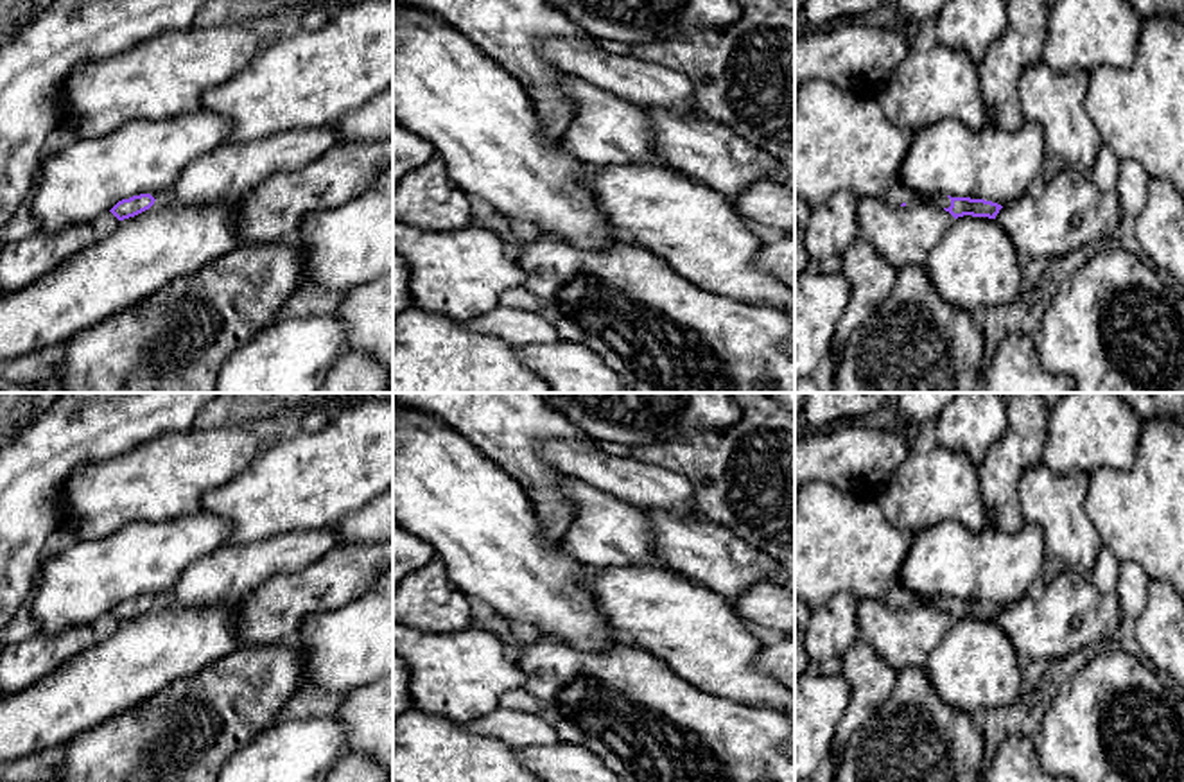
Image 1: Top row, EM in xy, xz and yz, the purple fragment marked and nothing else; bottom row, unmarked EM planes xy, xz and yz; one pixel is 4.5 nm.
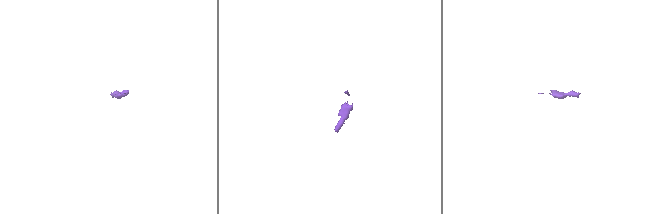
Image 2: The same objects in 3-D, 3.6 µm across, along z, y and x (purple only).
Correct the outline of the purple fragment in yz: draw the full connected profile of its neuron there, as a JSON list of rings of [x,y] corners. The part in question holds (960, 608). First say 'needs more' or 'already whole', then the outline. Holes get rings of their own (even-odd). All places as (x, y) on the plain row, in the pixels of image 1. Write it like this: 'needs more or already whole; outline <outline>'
needs more; outline [[[805,482],[795,499],[795,597],[811,612],[849,592],[890,608],[931,603],[954,621],[996,621],[997,604],[971,599],[927,601],[901,585],[913,533],[892,526],[875,497]]]

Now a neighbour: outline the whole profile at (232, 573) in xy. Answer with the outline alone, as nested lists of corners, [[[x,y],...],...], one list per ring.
[[[330,527],[291,531],[253,543],[224,543],[197,558],[154,606],[196,608],[244,601],[266,581],[298,572],[337,547]]]

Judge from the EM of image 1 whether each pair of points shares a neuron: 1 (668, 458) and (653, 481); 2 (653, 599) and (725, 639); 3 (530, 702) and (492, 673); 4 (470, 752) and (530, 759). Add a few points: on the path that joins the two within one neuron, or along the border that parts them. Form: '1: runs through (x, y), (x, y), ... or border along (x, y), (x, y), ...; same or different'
1: border along (632, 456), (682, 474), (695, 494); different
2: runs through (671, 617), (702, 639), (707, 639); same
3: border along (521, 687), (508, 689), (497, 705); different
4: border along (515, 750), (522, 763); different

